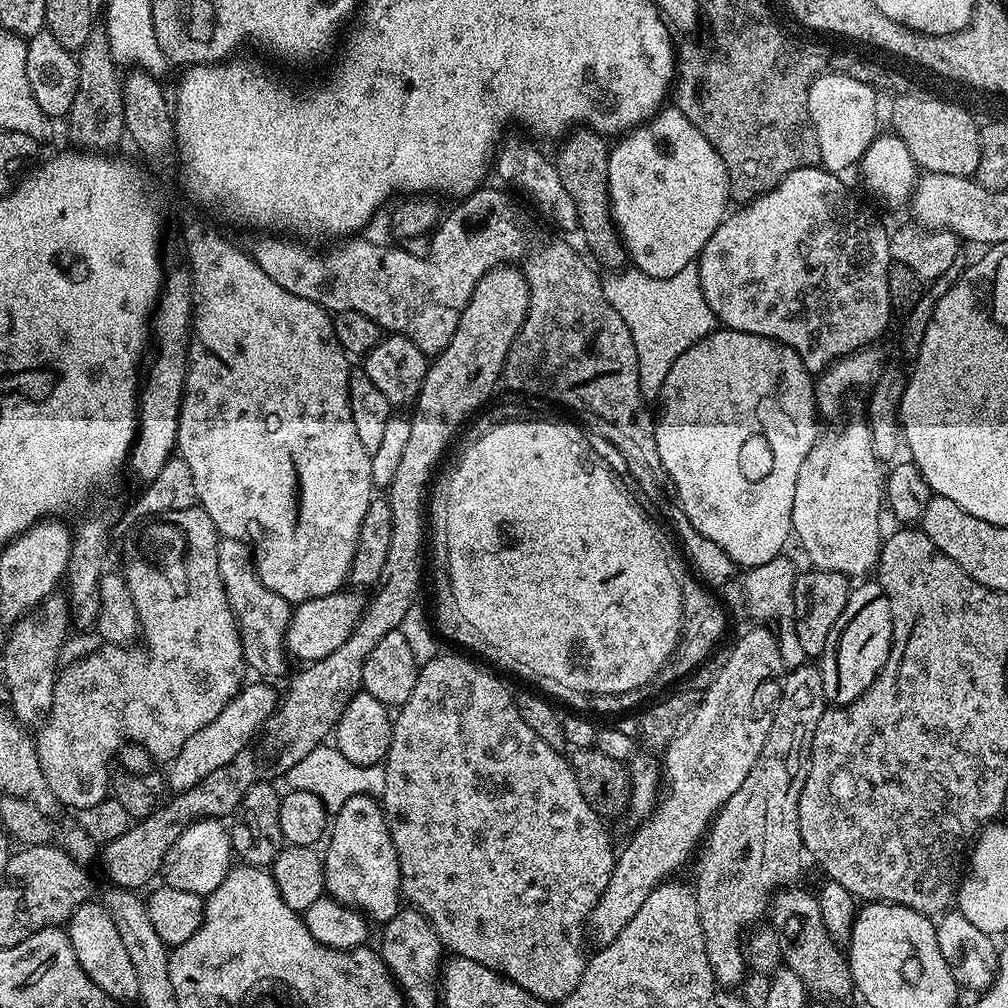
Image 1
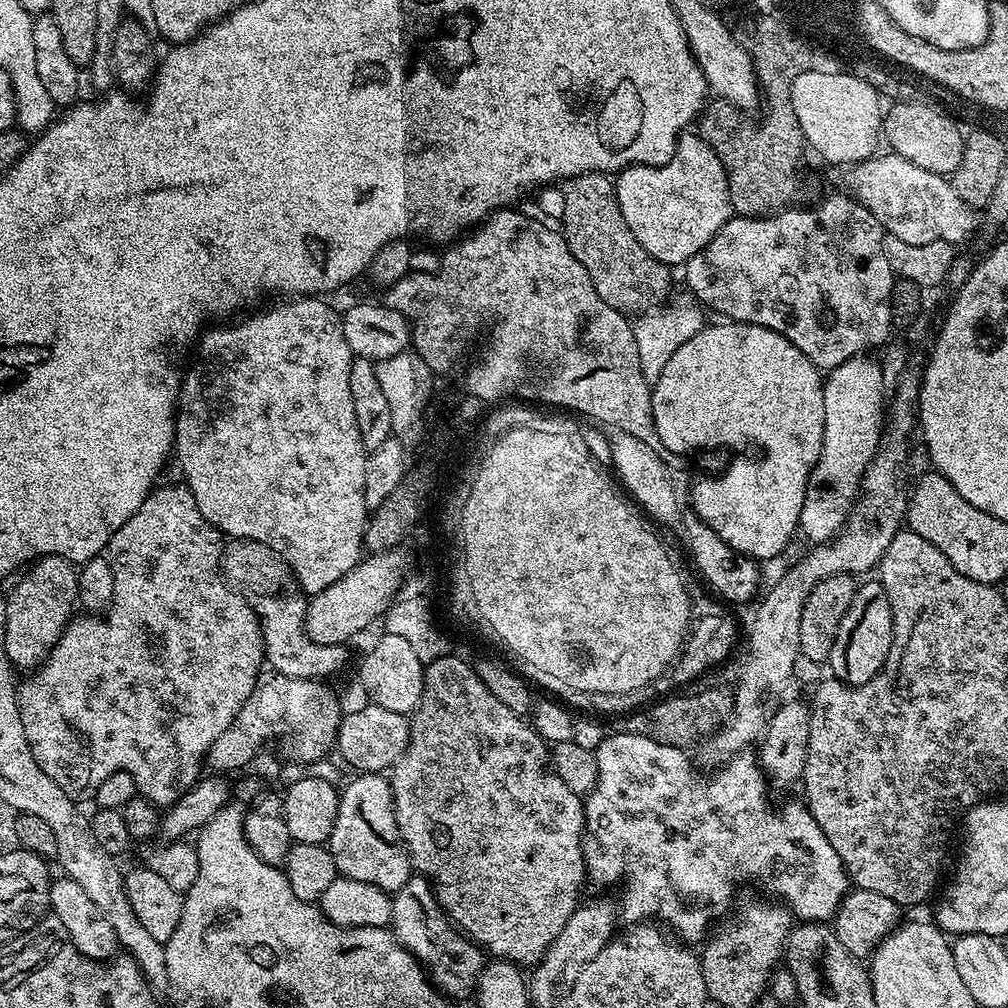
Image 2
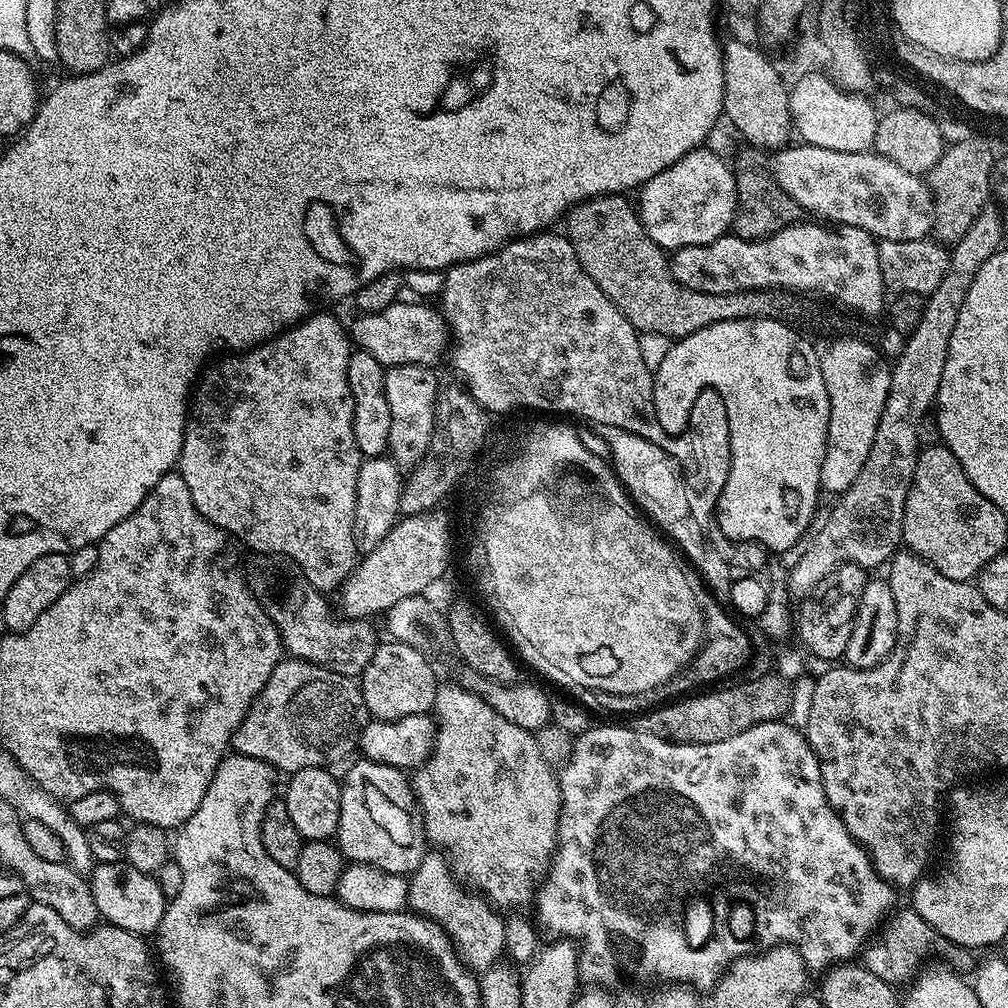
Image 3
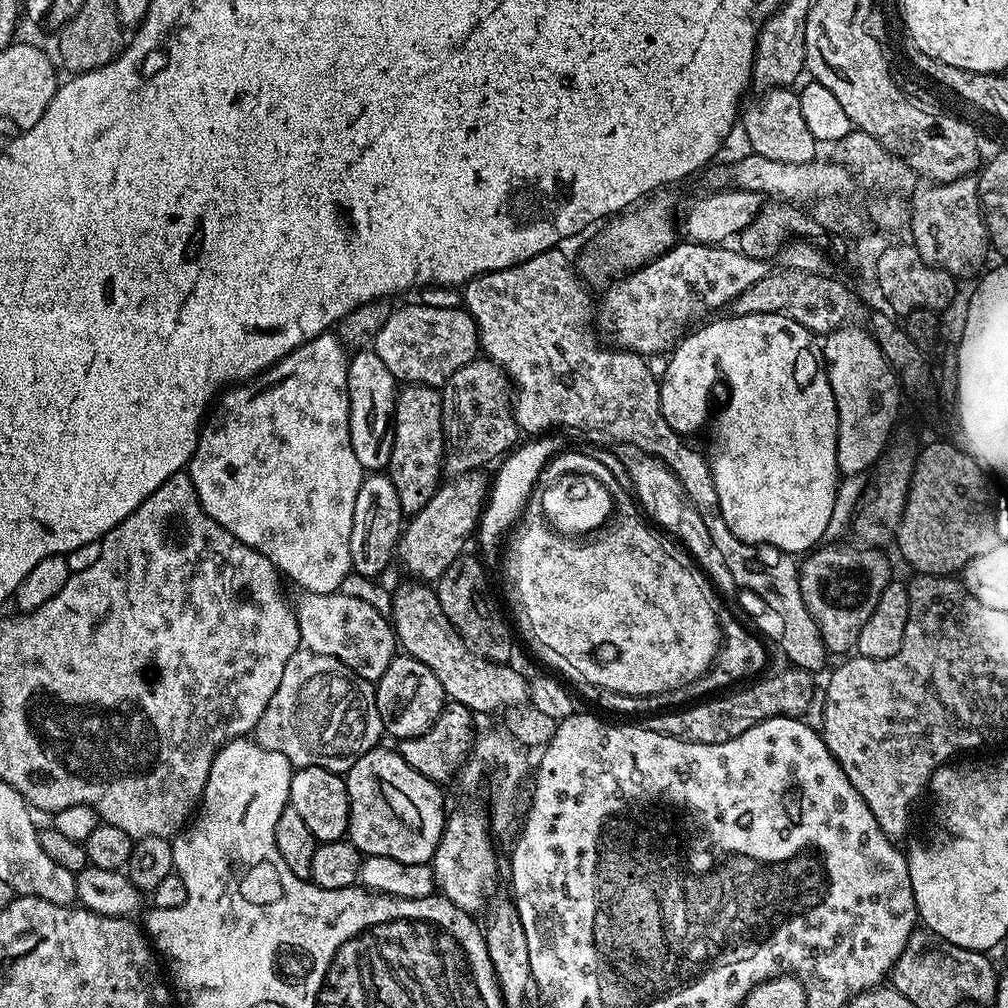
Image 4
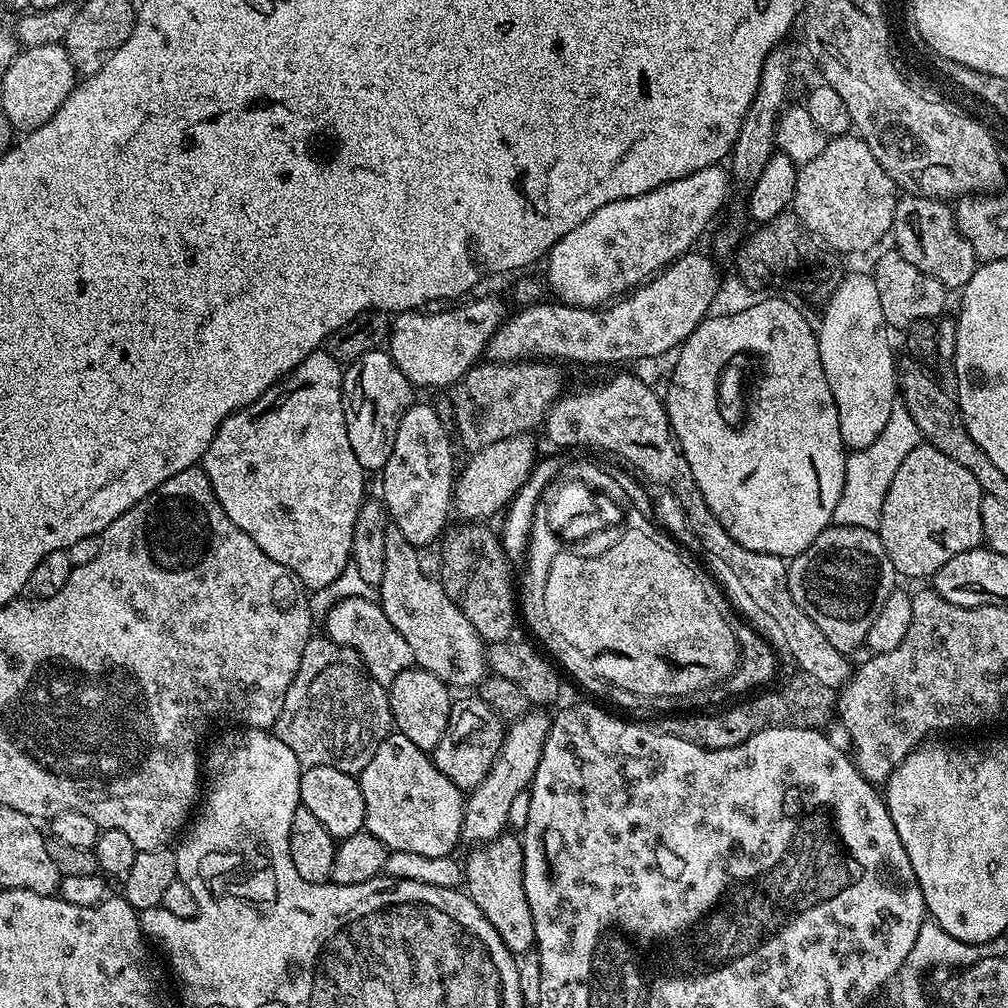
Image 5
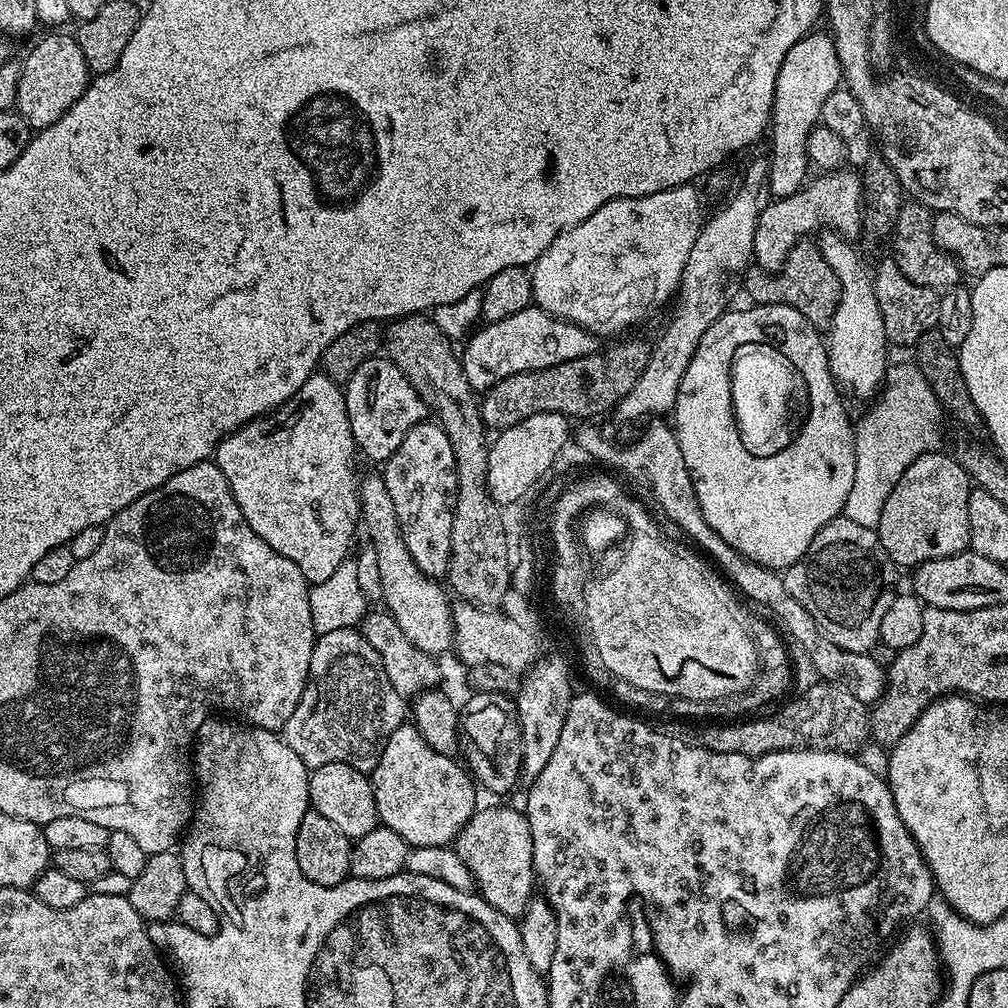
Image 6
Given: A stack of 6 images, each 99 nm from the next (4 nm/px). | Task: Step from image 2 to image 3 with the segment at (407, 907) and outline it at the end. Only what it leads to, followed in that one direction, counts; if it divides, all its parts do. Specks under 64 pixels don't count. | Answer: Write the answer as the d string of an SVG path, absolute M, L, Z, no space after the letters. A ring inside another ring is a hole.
M425 851L422 862L411 873L408 881L409 907L417 915L433 920L447 932L448 939L452 941L465 968L473 973L483 974L503 957L500 955L505 955L505 917L500 917L503 915L483 895L473 894L461 887L452 875L447 859L439 851Z

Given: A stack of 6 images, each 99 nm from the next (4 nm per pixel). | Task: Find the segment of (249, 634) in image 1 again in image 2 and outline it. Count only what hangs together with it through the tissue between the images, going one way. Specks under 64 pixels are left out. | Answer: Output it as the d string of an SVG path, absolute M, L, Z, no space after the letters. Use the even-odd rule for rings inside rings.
M232 538L223 545L220 566L223 579L243 596L260 623L264 659L271 671L290 678L319 680L343 670L349 649L342 644L319 644L308 637L304 629L308 600L299 591L284 592L284 584L295 585L296 576L274 550L257 540Z

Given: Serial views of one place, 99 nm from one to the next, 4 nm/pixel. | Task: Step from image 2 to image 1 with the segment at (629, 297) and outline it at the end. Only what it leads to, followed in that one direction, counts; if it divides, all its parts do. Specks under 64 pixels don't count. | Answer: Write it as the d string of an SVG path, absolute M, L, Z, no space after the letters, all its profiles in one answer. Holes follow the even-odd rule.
M580 126L569 131L562 143L564 145L554 155L554 163L562 186L566 186L566 194L574 201L579 235L584 235L584 244L592 251L591 259L597 265L605 264L604 268L608 270L619 269L626 260L626 245L616 230L608 197L609 141L599 132Z

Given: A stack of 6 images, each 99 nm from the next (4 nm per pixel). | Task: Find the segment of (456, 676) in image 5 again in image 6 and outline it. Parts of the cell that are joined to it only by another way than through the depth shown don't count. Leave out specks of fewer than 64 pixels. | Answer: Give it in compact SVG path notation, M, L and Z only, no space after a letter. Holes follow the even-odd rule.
M383 475L368 476L359 481L360 520L362 528L368 531L367 543L378 558L378 574L382 577L382 604L393 618L402 626L402 634L418 646L418 650L439 657L453 647L452 604L449 593L442 587L439 579L430 577L410 558L402 530L398 522L398 513L394 511L394 501L390 499L390 490L386 490Z

